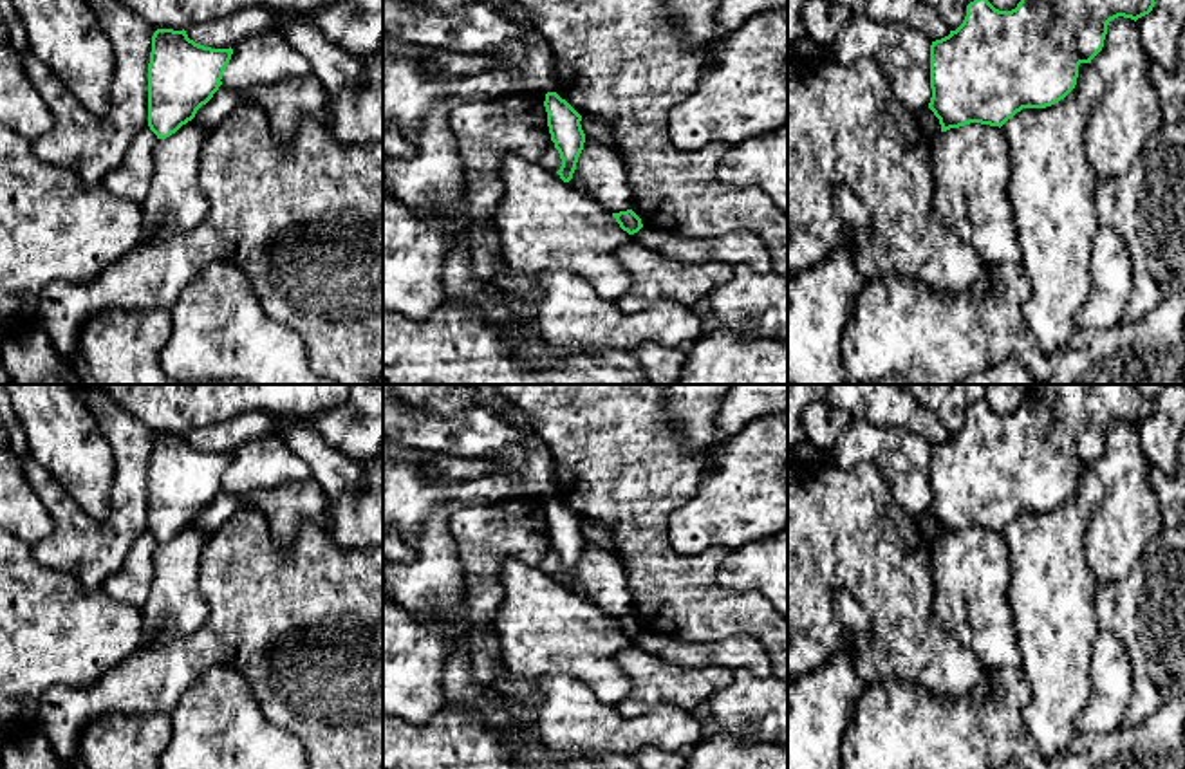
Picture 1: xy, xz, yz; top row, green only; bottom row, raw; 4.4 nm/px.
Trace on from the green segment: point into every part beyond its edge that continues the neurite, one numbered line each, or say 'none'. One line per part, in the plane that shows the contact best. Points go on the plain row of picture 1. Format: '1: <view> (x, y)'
none

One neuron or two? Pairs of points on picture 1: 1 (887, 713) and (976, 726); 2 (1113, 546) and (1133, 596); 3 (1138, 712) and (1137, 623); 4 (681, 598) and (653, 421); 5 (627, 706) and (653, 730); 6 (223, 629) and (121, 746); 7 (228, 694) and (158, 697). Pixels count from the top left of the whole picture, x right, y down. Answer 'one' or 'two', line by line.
1: one
2: two
3: one
4: one
5: two
6: two
7: two

